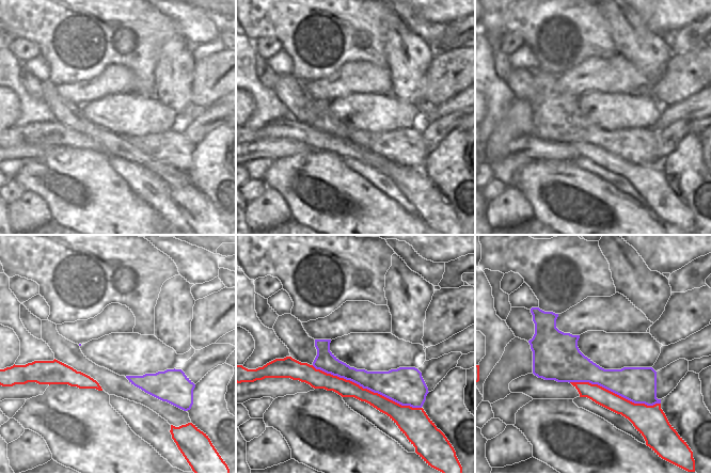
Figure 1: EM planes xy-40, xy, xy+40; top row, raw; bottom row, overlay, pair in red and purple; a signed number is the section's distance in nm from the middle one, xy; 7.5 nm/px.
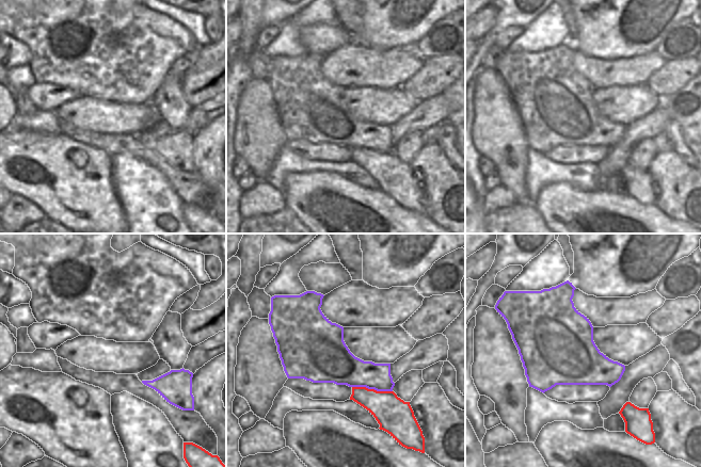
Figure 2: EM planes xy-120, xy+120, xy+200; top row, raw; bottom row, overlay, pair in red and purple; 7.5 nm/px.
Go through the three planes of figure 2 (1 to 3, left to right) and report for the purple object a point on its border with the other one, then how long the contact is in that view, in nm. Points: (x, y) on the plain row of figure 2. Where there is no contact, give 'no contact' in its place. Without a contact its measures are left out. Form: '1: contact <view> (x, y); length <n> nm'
1: no contact
2: contact xy+120 (372, 150); length 300 nm
3: no contact

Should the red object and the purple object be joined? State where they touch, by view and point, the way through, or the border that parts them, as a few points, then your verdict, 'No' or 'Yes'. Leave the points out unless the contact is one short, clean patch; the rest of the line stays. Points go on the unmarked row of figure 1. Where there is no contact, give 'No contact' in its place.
Touches red at xy (366, 149). No

